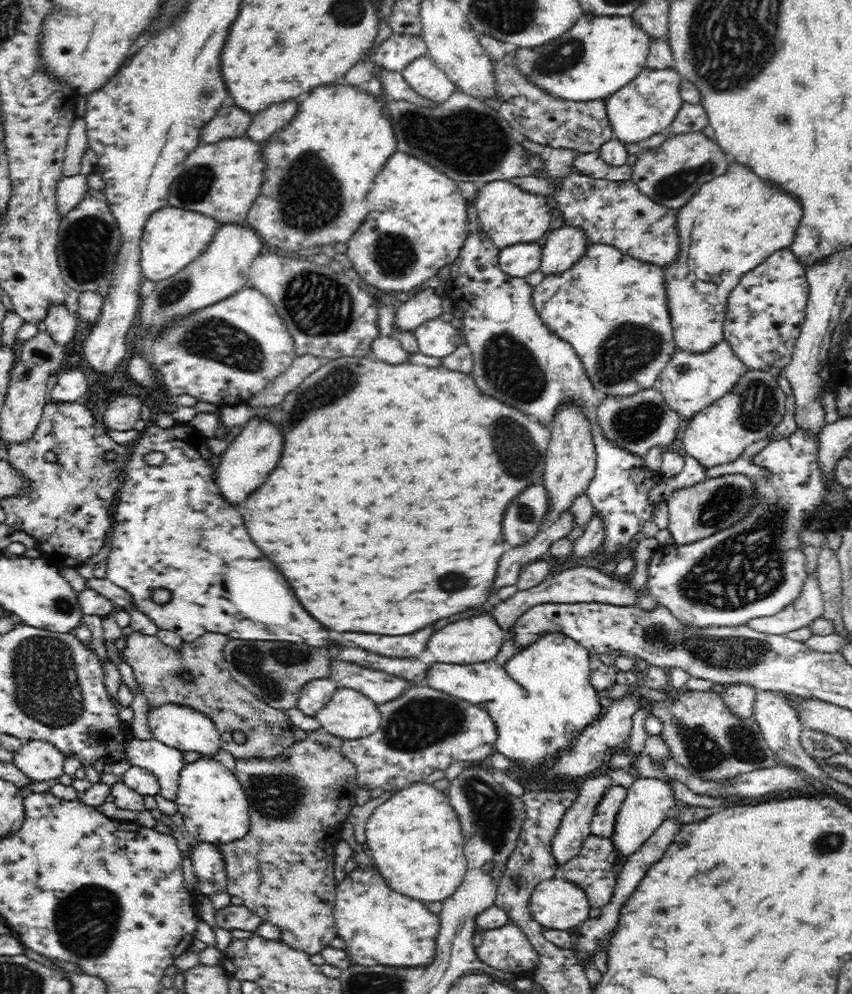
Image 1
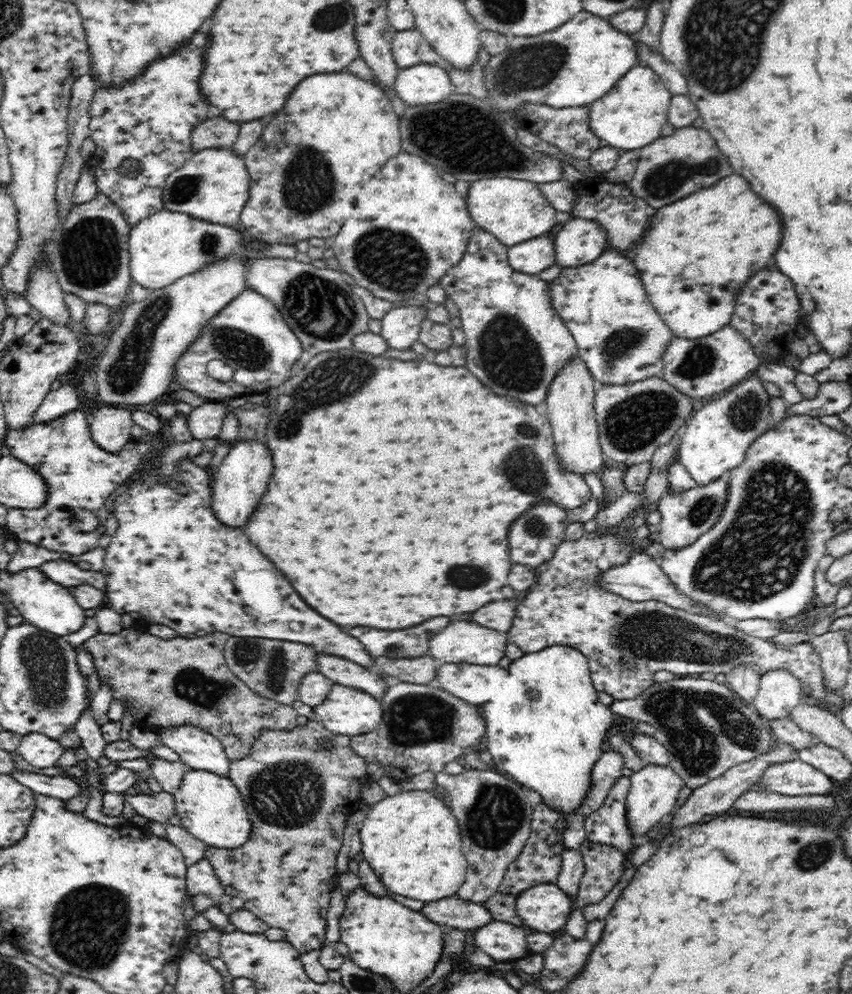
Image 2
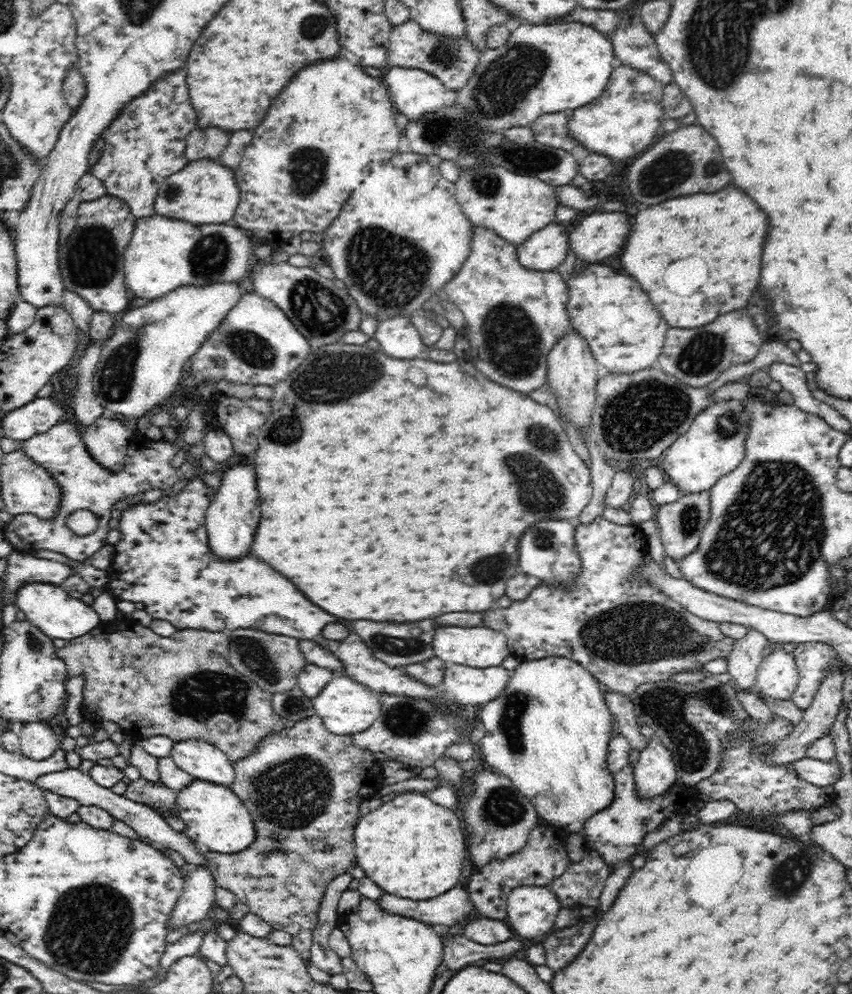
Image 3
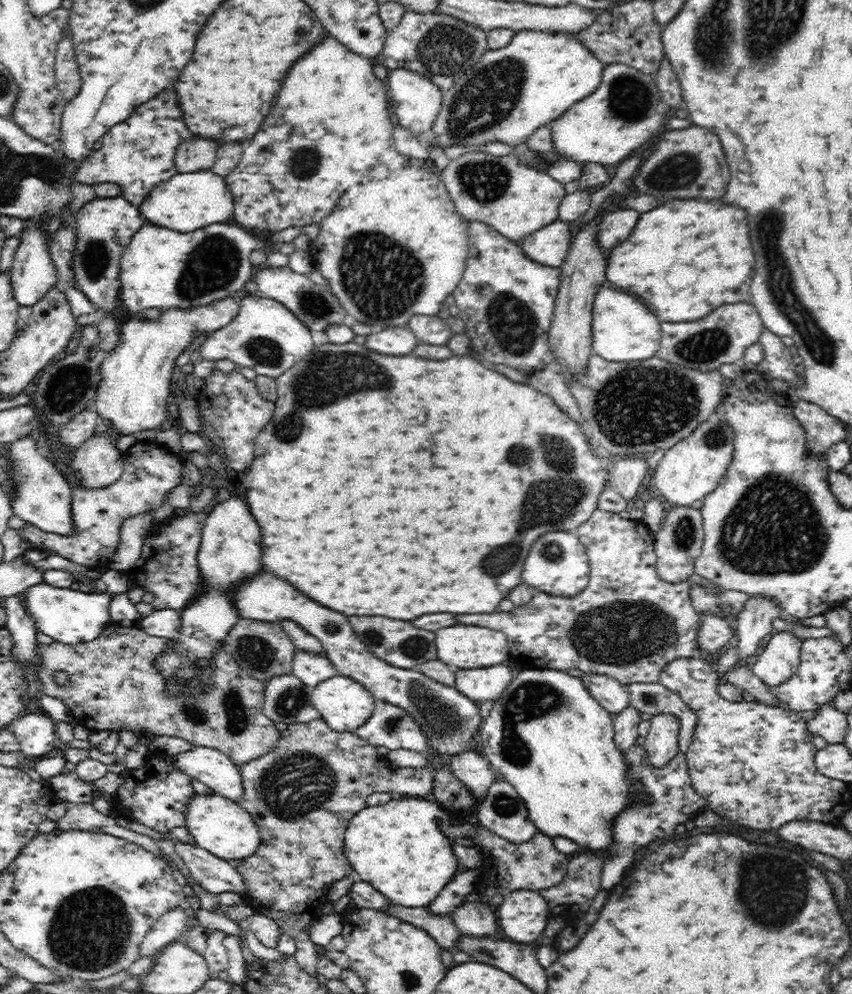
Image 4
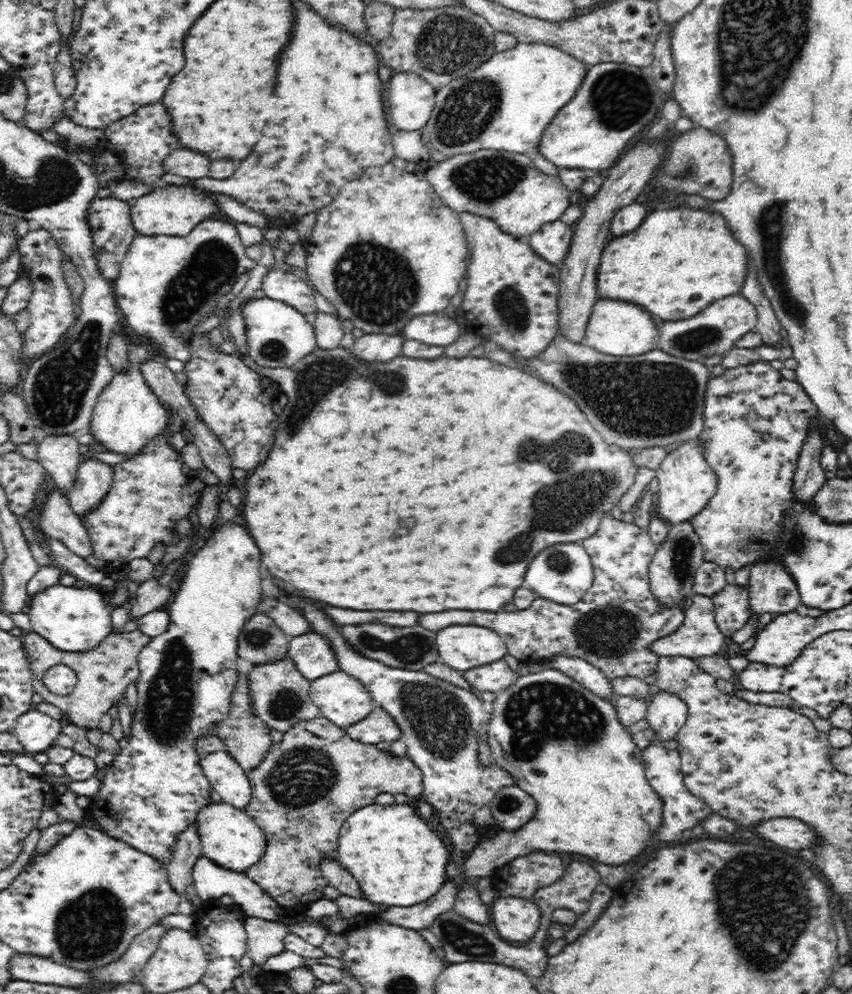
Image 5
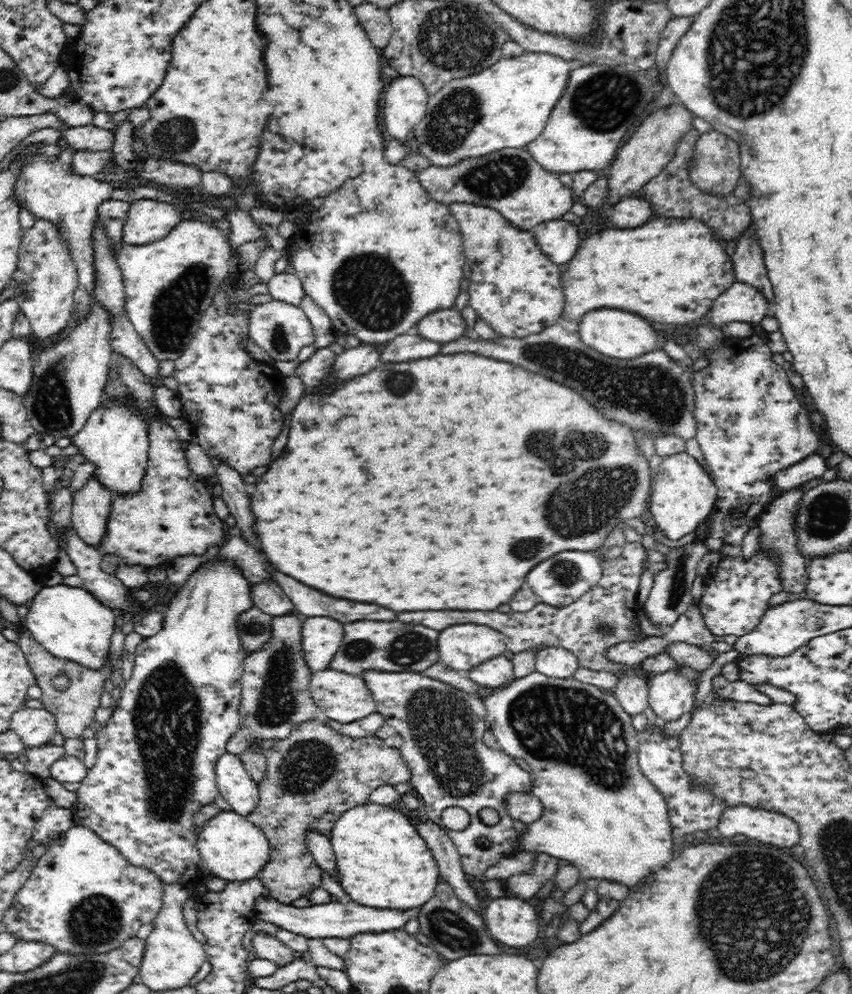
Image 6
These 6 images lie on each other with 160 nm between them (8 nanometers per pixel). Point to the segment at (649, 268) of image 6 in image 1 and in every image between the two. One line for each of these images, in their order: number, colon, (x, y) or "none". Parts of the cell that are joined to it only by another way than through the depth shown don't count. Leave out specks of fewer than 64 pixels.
1: (734, 222)
2: (719, 237)
3: (669, 252)
4: (663, 261)
5: (677, 262)

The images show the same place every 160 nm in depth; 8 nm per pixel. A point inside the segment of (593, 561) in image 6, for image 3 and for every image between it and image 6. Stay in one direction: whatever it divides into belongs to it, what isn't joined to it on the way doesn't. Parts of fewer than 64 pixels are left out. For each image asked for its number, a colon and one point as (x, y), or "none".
3: (546, 551)
4: (557, 564)
5: (562, 573)

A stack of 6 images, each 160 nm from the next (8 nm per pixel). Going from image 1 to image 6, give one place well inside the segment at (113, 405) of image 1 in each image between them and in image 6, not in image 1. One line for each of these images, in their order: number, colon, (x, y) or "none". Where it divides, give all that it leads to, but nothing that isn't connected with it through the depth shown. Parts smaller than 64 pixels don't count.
2: (110, 427)
3: (107, 439)
4: (98, 462)
5: (93, 479)
6: (91, 504)

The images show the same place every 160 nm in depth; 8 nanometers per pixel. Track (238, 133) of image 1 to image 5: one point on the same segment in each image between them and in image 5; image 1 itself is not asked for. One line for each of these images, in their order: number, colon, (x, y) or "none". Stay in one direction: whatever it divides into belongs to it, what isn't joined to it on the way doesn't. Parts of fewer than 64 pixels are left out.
2: (215, 132)
3: (203, 142)
4: (197, 153)
5: (184, 162)

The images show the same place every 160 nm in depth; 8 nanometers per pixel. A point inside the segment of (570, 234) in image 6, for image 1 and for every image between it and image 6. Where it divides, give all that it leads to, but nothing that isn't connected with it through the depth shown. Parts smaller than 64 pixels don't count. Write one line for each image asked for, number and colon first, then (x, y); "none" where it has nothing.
1: (518, 260)
2: (532, 256)
3: (546, 249)
4: (550, 245)
5: (552, 242)

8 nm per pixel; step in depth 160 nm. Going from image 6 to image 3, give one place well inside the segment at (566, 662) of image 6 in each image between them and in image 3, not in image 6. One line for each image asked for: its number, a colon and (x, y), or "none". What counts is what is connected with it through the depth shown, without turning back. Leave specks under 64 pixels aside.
3: (621, 707)
4: (610, 693)
5: (593, 679)

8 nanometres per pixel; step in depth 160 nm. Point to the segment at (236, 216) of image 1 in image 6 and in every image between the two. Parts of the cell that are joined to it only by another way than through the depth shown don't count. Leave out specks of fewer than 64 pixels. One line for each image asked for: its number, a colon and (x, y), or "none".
2: (214, 184)
3: (205, 192)
4: (189, 201)
5: (168, 209)
6: (147, 221)

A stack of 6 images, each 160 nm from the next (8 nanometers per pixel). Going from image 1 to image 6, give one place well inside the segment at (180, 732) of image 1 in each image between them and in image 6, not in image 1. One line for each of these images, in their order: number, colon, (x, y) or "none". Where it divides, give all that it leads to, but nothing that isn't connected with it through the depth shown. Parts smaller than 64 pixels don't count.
2: (200, 750)
3: (202, 760)
4: (213, 768)
5: (225, 775)
6: (240, 791)

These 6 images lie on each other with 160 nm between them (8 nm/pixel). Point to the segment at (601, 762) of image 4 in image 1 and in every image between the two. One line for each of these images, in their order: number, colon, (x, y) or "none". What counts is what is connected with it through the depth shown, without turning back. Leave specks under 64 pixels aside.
1: (550, 700)
2: (545, 727)
3: (549, 731)

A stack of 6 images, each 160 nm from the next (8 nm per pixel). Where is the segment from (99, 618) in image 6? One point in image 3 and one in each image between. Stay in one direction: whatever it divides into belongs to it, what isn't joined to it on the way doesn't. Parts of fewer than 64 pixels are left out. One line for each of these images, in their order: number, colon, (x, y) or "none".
3: (47, 606)
4: (69, 616)
5: (72, 619)

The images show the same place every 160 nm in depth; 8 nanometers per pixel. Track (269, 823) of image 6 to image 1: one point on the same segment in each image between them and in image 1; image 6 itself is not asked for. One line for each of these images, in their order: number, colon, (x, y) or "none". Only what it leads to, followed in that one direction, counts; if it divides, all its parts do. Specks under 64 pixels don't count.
1: (307, 791)
2: (299, 795)
3: (294, 775)
4: (302, 794)
5: (309, 783)

